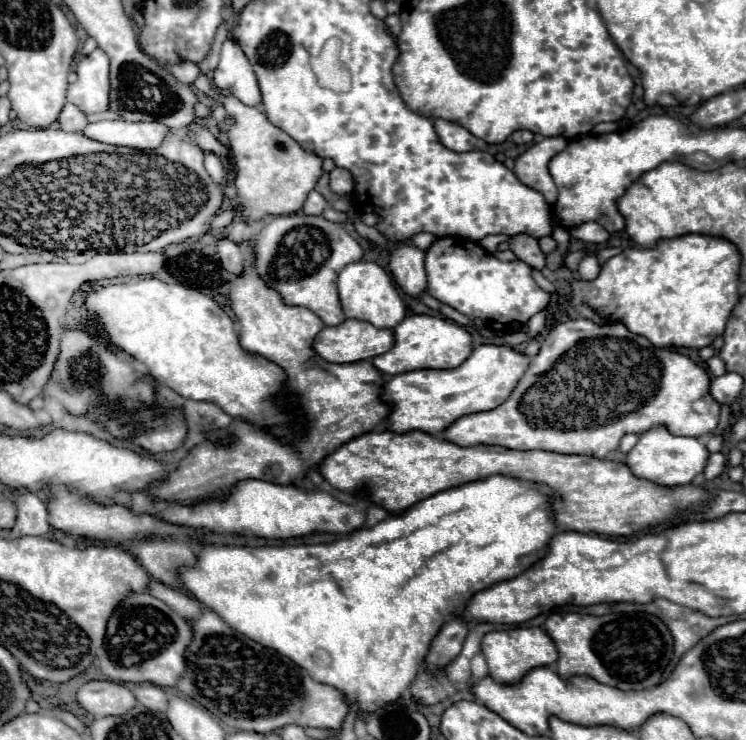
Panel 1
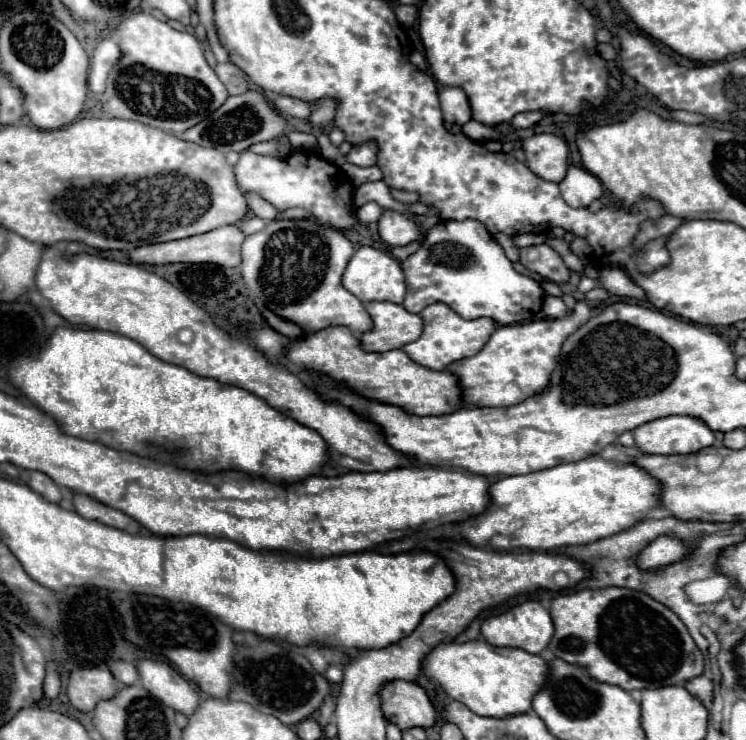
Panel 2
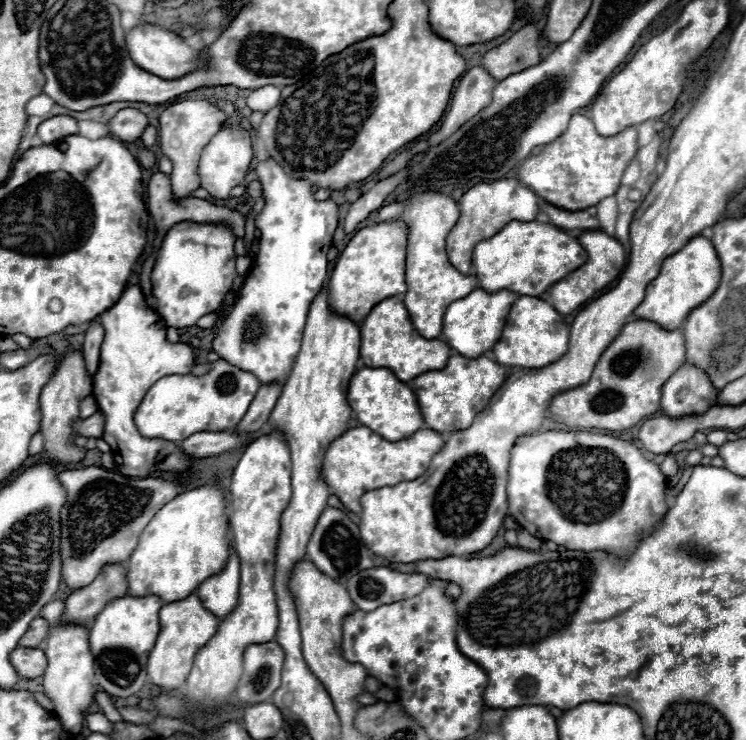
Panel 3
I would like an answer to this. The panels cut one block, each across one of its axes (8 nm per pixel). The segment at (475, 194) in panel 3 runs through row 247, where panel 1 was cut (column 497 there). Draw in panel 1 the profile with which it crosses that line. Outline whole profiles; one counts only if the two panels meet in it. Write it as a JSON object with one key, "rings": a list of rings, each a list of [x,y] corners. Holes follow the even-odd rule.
{"rings":[[[388,430],[366,432],[324,458],[320,472],[336,490],[366,496],[392,514],[400,514],[436,492],[502,474],[548,486],[552,490],[550,510],[558,528],[608,536],[630,536],[644,526],[656,526],[668,520],[676,510],[698,506],[708,498],[698,486],[664,488],[632,476],[624,464],[610,460],[544,450],[520,452],[502,446],[462,448],[420,430],[408,434],[394,434]]]}

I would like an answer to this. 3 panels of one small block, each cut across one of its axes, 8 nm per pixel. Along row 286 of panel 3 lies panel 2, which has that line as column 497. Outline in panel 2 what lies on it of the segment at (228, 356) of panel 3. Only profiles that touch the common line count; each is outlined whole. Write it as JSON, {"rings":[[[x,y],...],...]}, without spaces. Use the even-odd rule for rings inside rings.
{"rings":[[[442,220],[434,224],[428,236],[424,238],[424,242],[420,244],[420,248],[402,262],[402,268],[404,268],[406,284],[408,284],[404,308],[414,314],[422,312],[426,306],[434,302],[444,302],[466,320],[488,316],[496,320],[498,324],[516,324],[516,322],[534,318],[540,312],[544,302],[544,290],[540,288],[540,284],[534,278],[514,270],[514,264],[506,258],[504,248],[494,240],[494,236],[478,220],[462,220],[462,222]]]}

